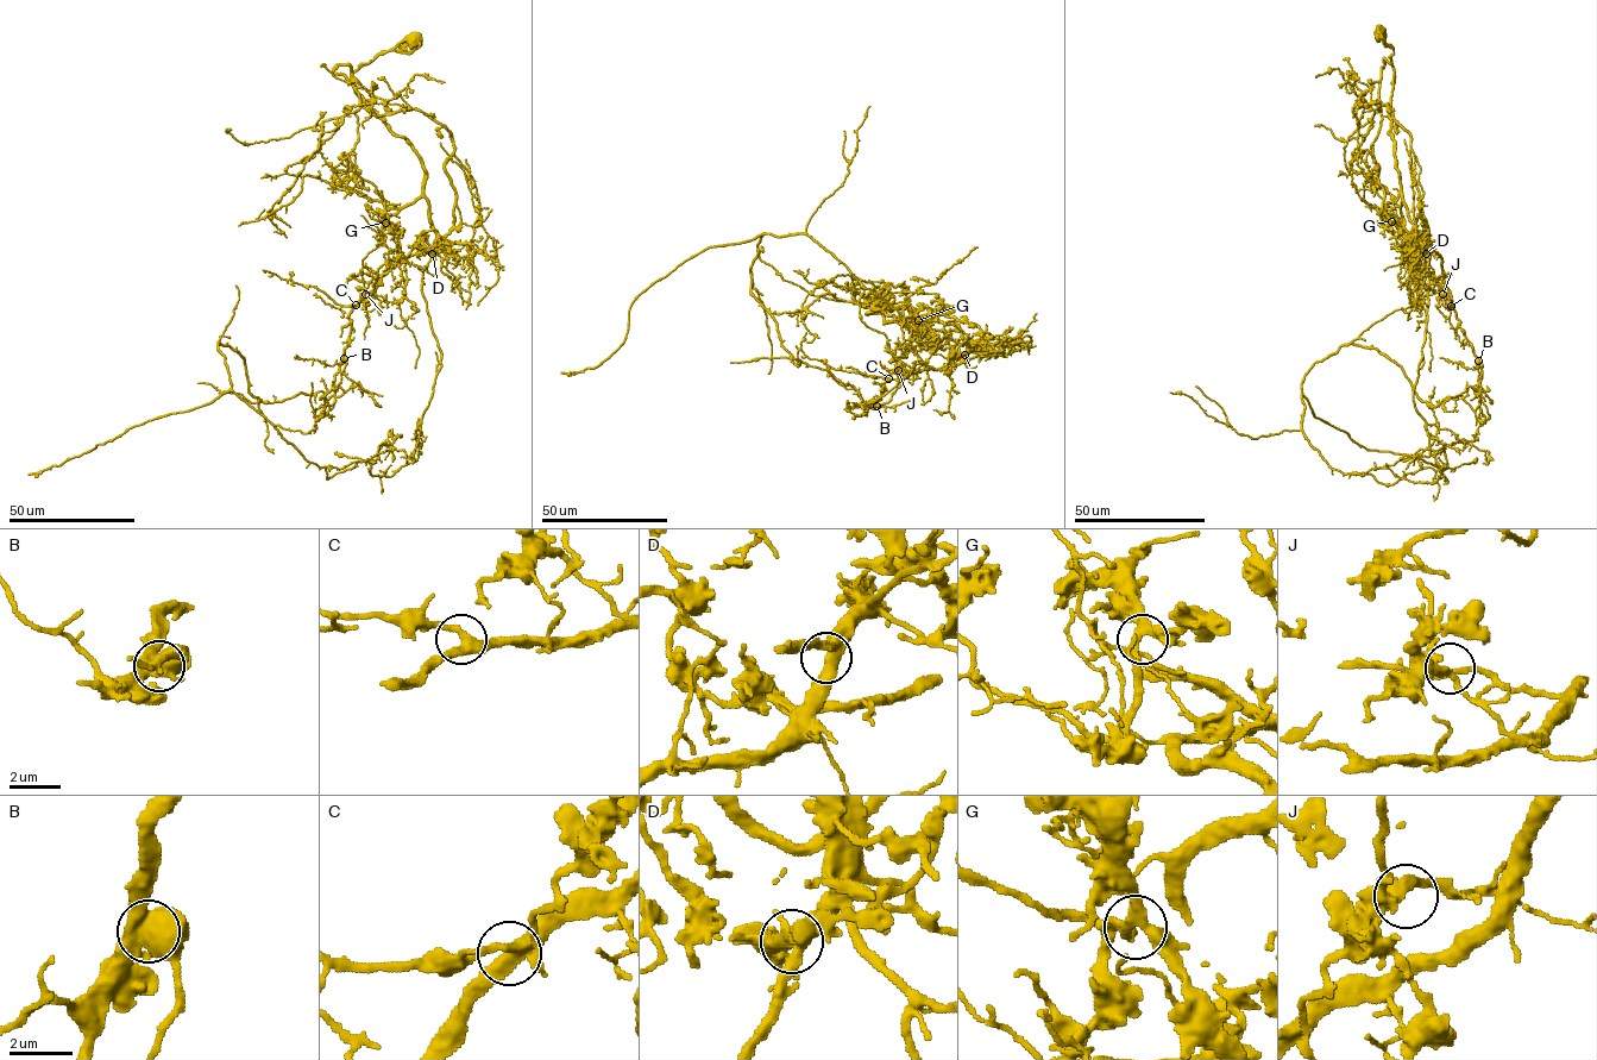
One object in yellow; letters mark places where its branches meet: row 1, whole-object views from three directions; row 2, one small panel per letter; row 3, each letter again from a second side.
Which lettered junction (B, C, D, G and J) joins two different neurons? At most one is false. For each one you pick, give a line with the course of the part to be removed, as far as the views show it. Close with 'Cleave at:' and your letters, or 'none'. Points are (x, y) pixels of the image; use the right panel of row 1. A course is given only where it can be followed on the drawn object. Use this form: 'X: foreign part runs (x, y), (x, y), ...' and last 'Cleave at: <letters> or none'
B: foreign part runs (1479, 361), (1476, 409), (1431, 407), (1360, 345), (1305, 376), (1331, 468), (1390, 484), (1444, 449), (1406, 469)
Cleave at: B

